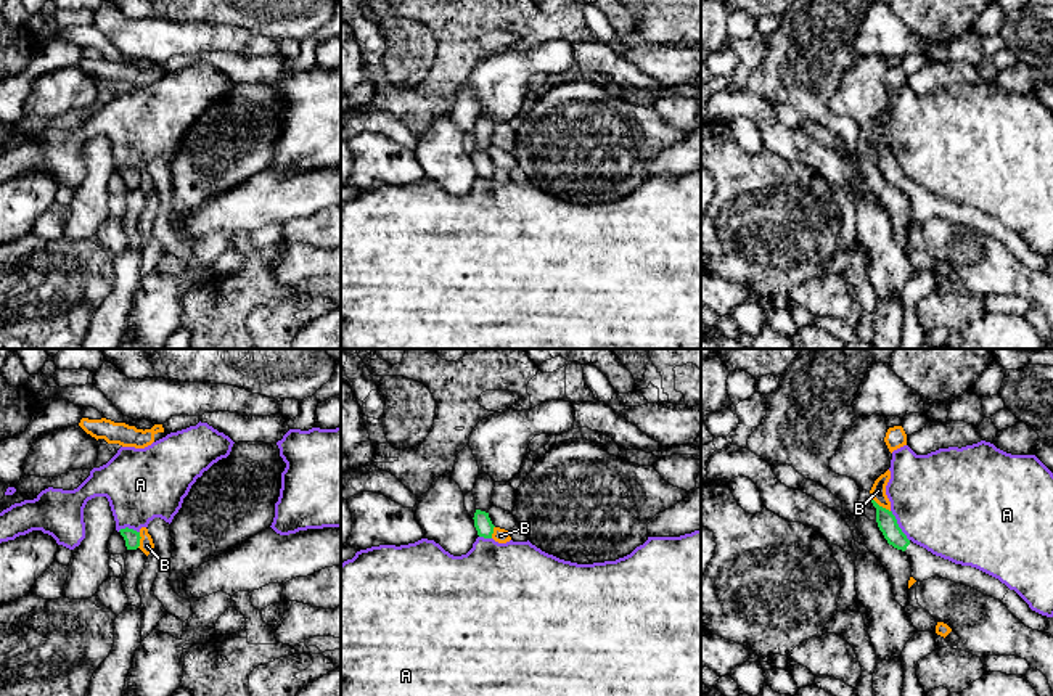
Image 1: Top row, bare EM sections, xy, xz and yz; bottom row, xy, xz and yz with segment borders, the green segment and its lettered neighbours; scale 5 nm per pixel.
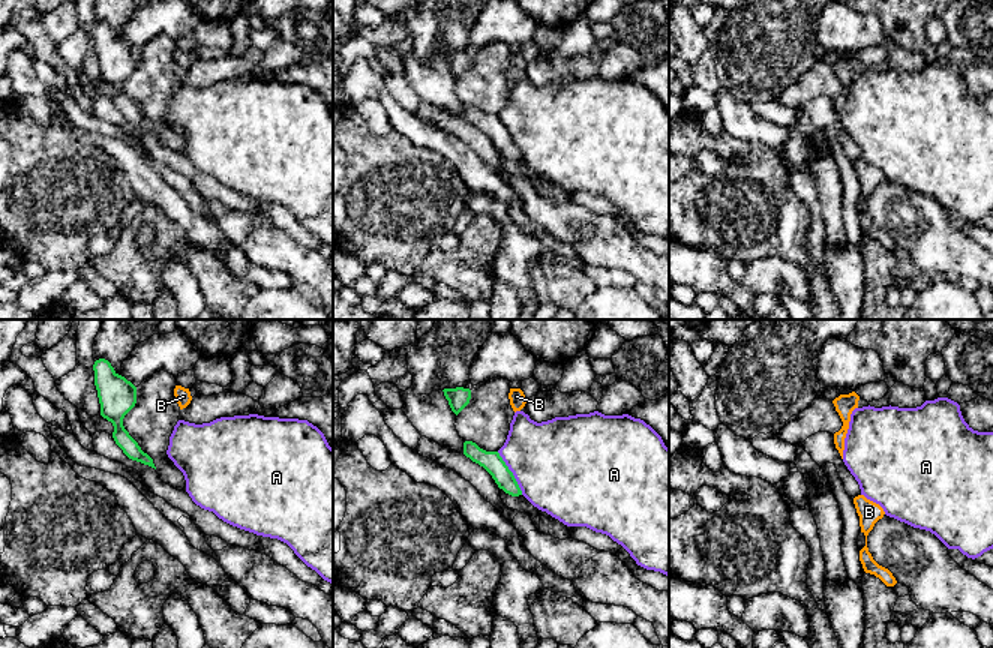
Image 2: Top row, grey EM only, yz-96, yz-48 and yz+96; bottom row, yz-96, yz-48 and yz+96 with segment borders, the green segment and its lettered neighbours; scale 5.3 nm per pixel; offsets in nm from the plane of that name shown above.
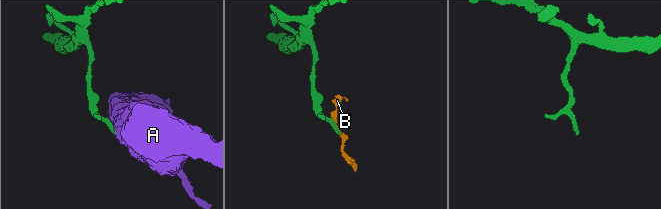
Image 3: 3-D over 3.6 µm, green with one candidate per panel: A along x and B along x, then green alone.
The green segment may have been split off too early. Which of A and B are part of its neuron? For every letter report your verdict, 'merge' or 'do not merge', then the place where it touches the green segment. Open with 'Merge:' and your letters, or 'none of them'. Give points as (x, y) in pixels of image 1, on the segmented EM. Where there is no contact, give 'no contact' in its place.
Merge: none of them
A: do not merge | yz (897, 526)
B: do not merge | yz (881, 507)

